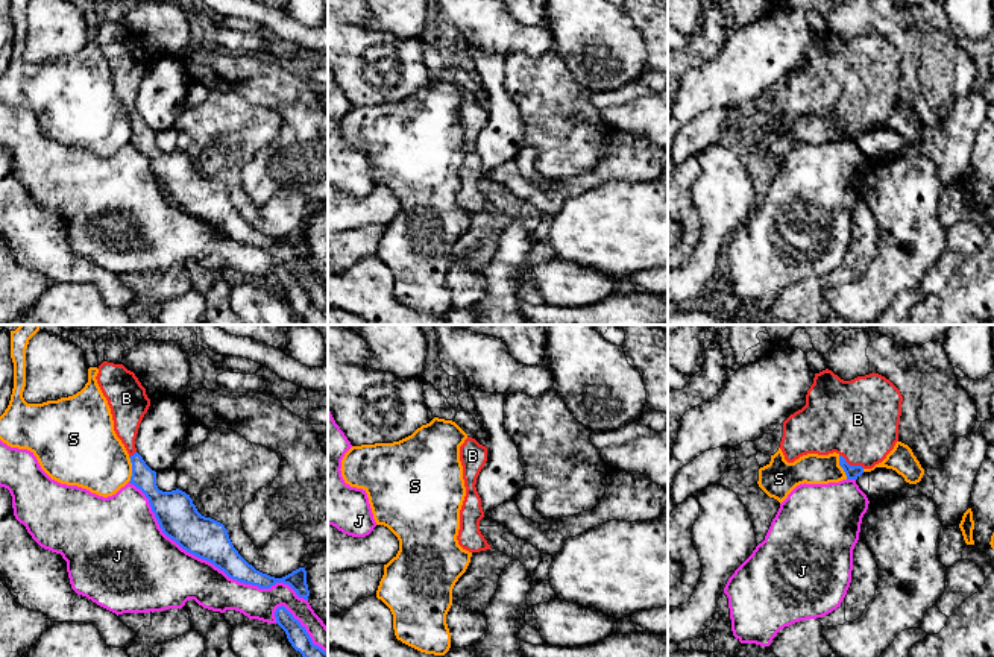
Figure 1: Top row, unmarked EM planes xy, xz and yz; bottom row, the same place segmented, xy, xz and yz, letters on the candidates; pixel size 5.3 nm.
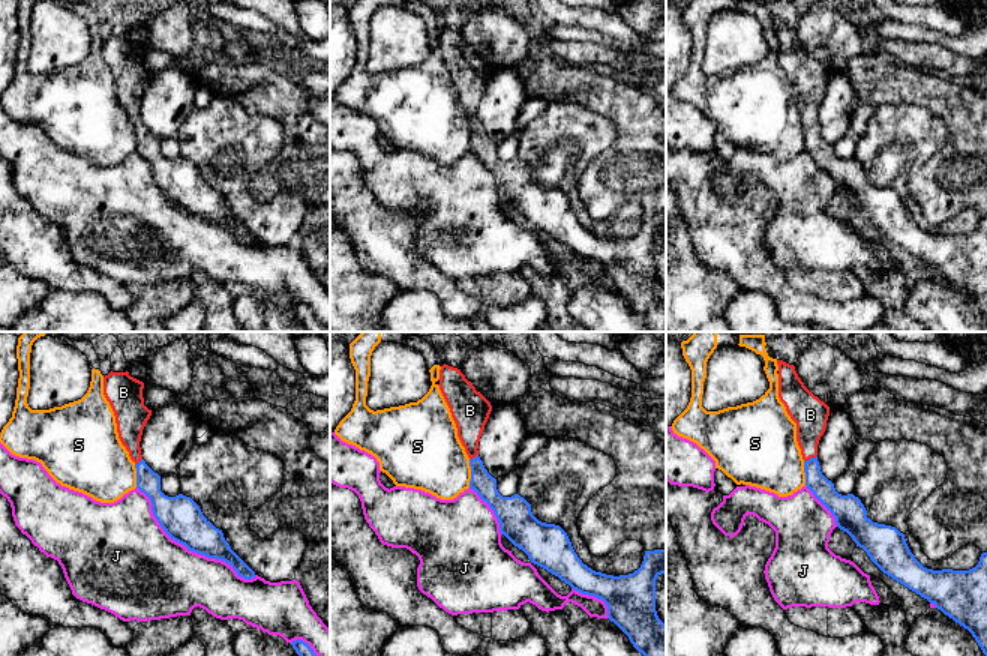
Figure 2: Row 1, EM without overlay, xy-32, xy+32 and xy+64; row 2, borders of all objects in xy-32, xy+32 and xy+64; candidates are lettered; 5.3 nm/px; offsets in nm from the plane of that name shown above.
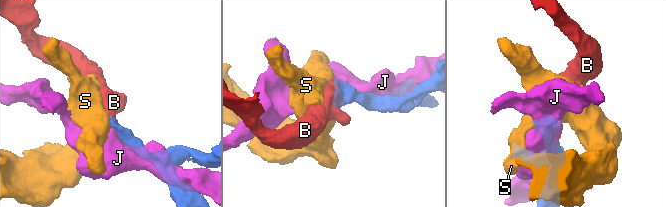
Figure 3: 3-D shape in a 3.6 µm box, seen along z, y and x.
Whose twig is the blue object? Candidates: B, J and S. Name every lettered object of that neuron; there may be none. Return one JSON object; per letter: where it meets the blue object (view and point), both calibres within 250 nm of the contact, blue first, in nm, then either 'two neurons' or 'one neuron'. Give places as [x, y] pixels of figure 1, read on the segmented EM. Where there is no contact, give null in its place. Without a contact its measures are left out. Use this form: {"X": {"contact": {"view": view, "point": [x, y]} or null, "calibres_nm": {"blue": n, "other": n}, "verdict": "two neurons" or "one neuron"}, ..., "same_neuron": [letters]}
{"B": {"contact": {"view": "yz", "point": [852, 466]}, "calibres_nm": {"blue": 70, "other": 420}, "verdict": "one neuron"}, "J": {"contact": {"view": "xy", "point": [210, 562]}, "calibres_nm": {"blue": 220, "other": 340}, "verdict": "two neurons"}, "S": {"contact": {"view": "xy", "point": [132, 469]}, "calibres_nm": {"blue": 140, "other": 360}, "verdict": "two neurons"}, "same_neuron": ["B"]}

